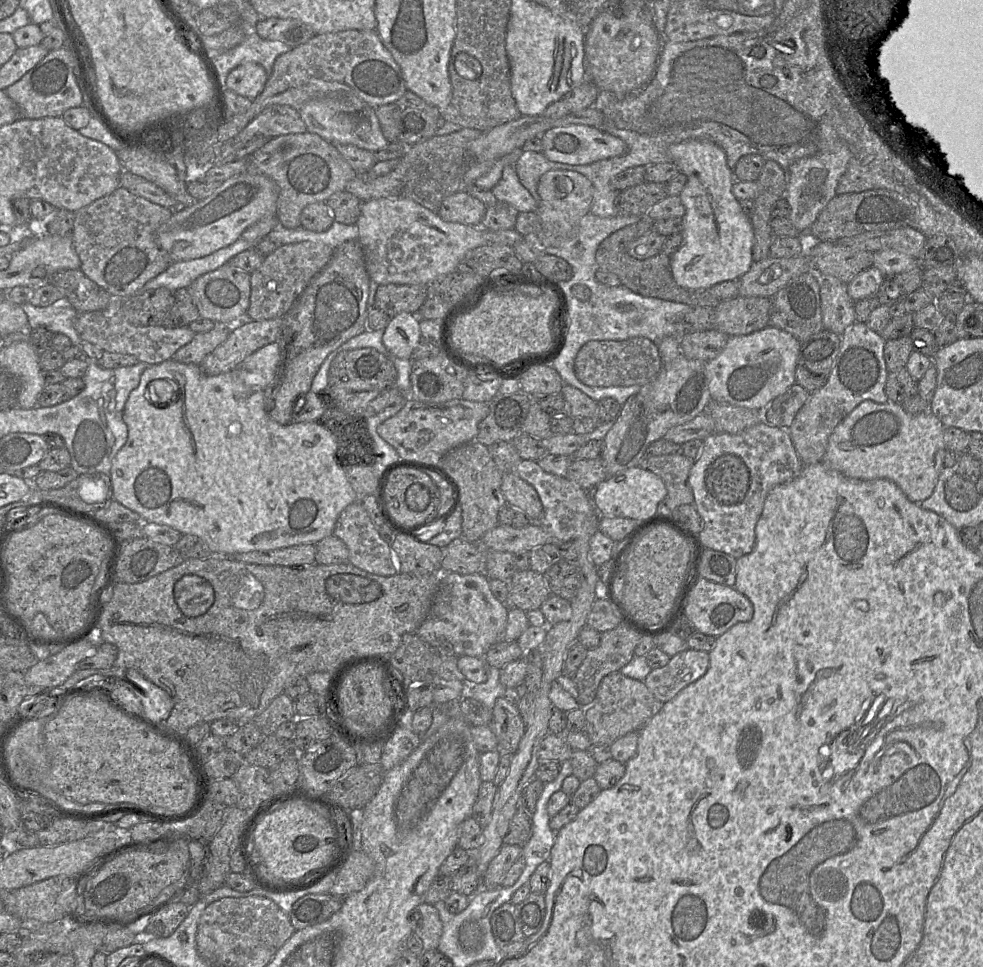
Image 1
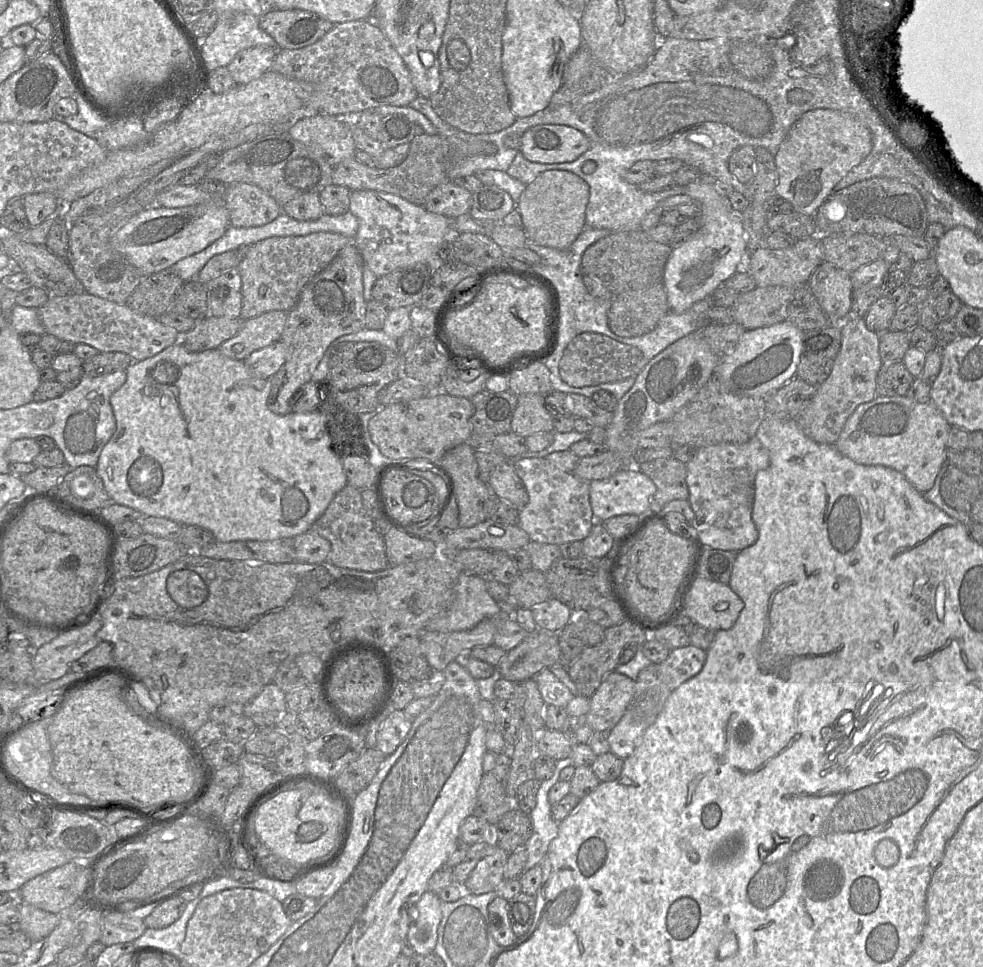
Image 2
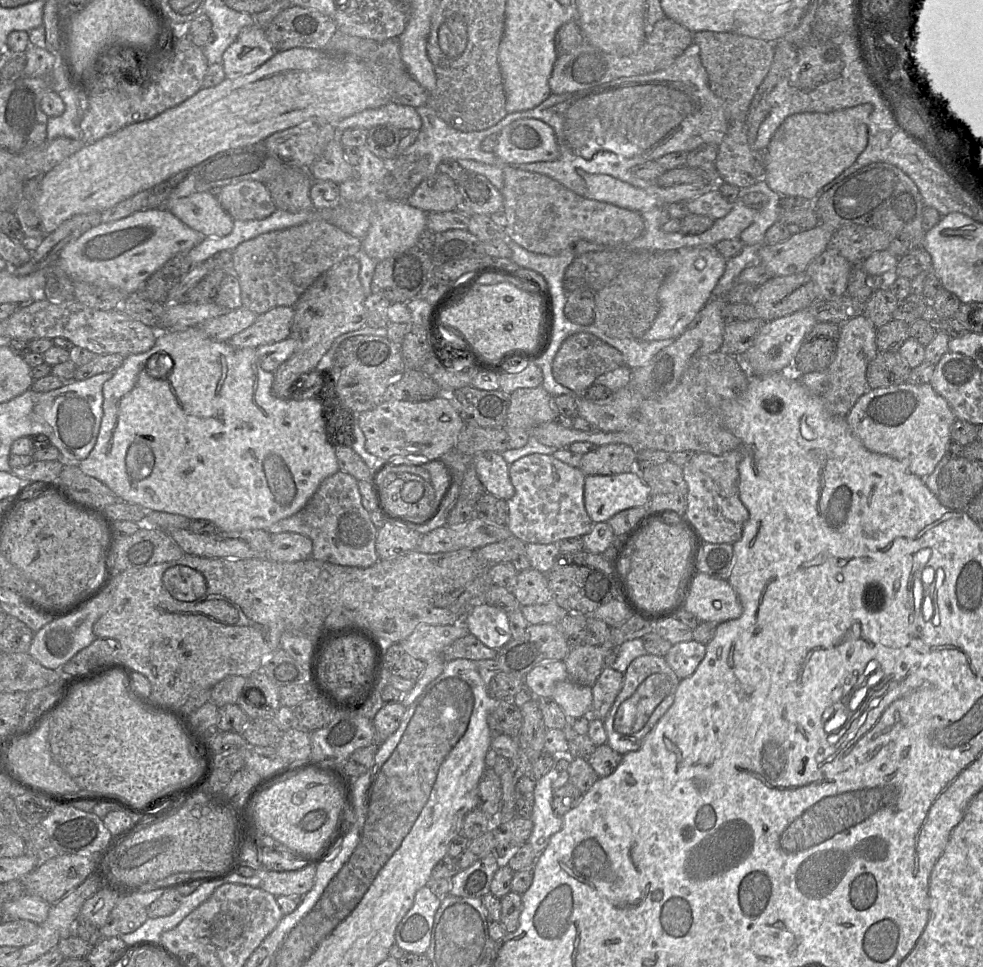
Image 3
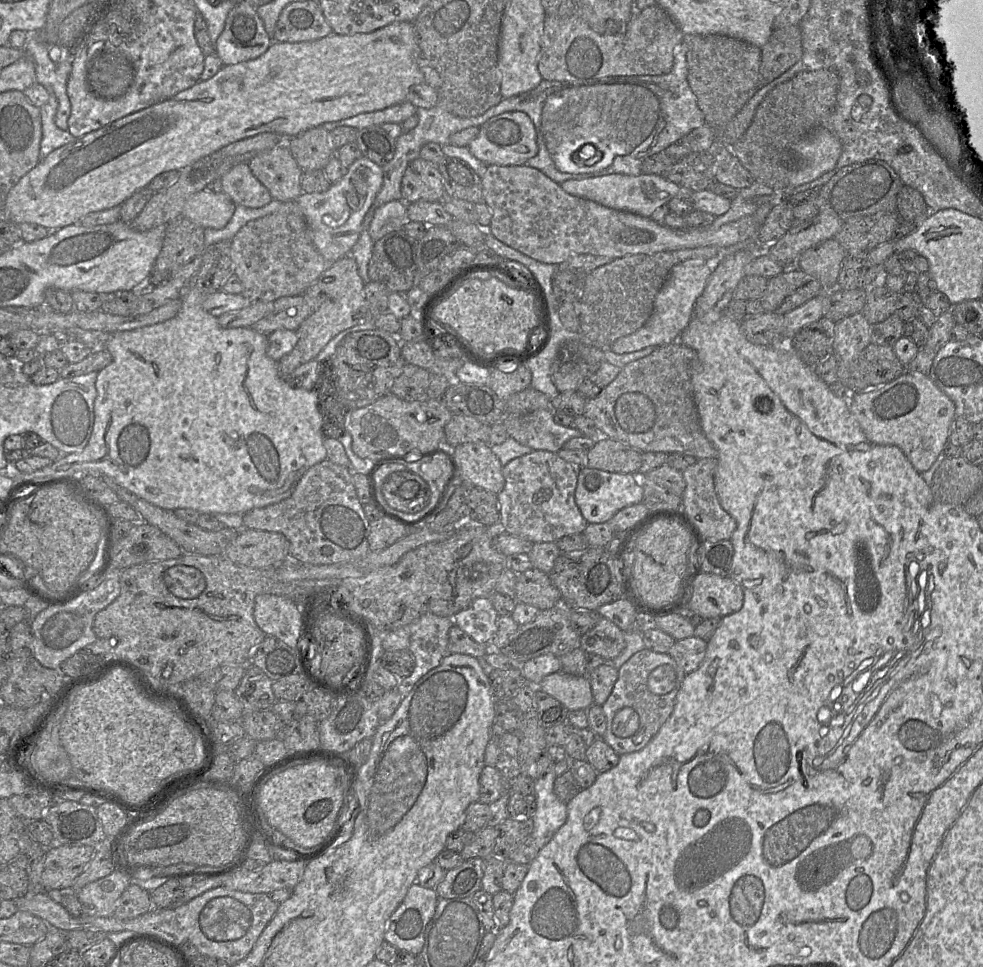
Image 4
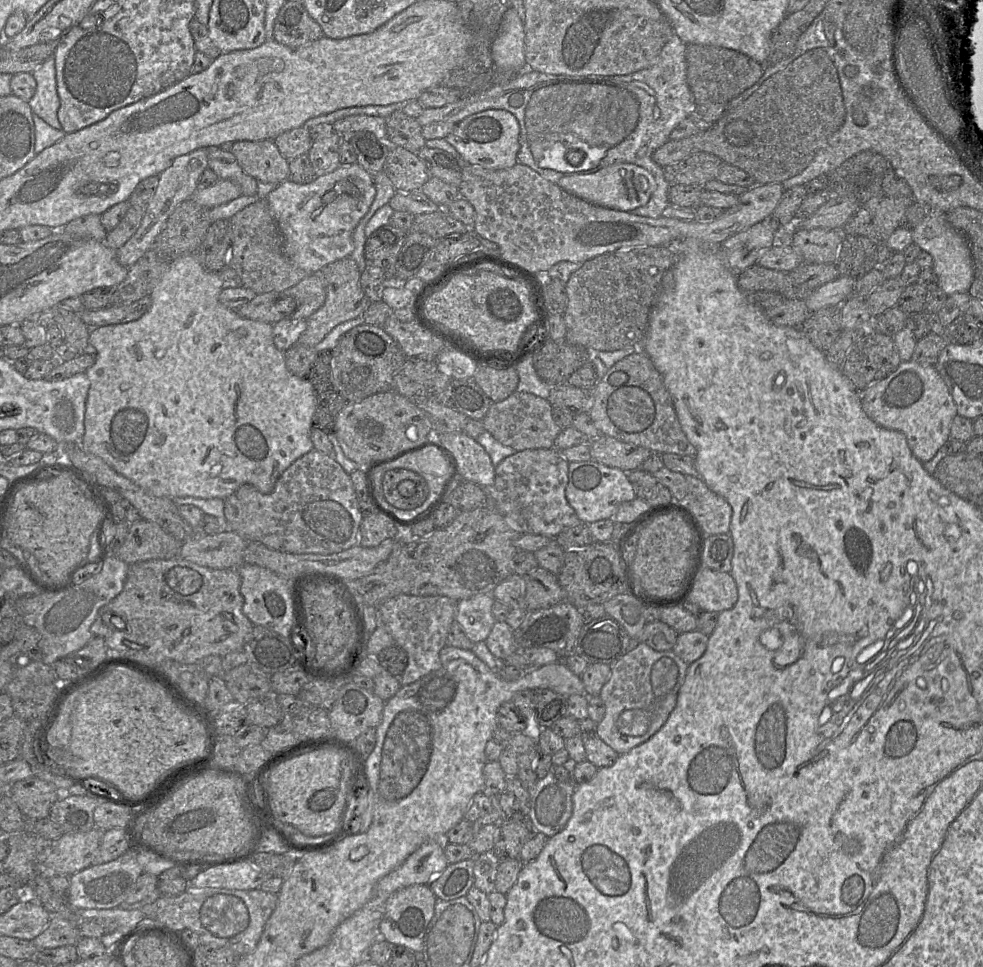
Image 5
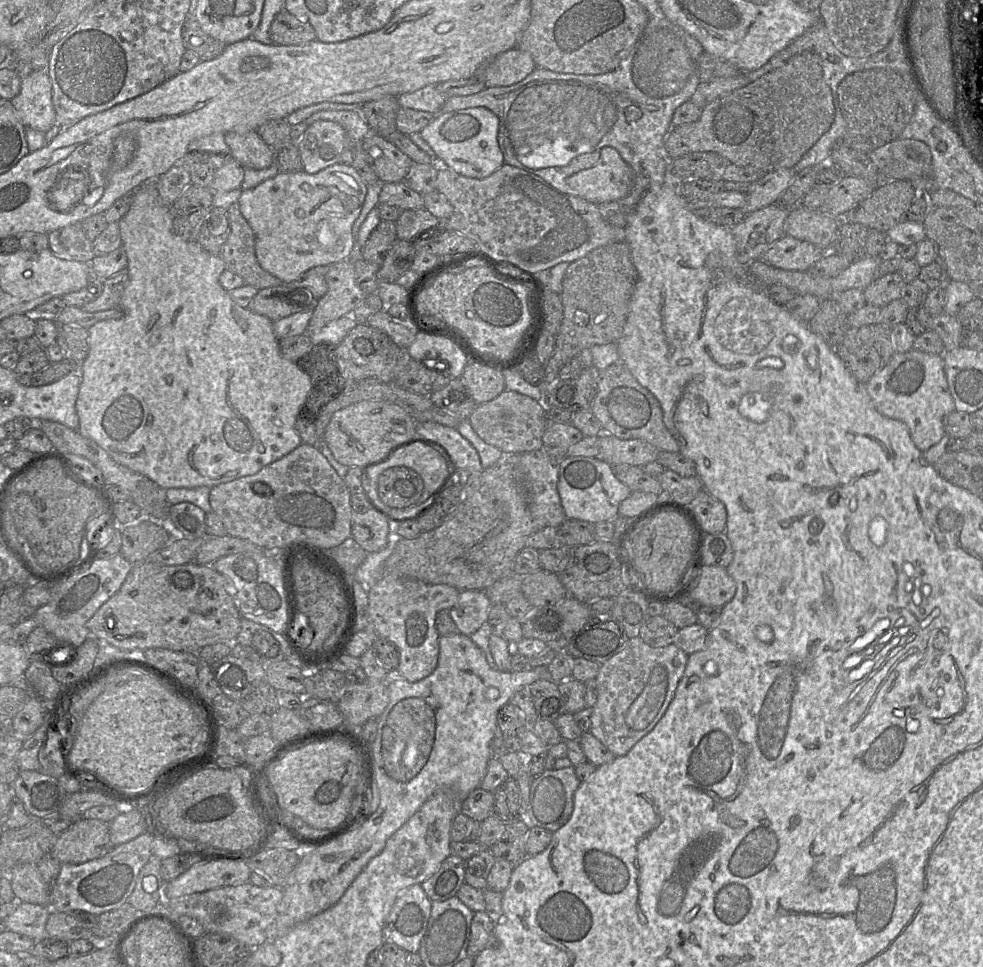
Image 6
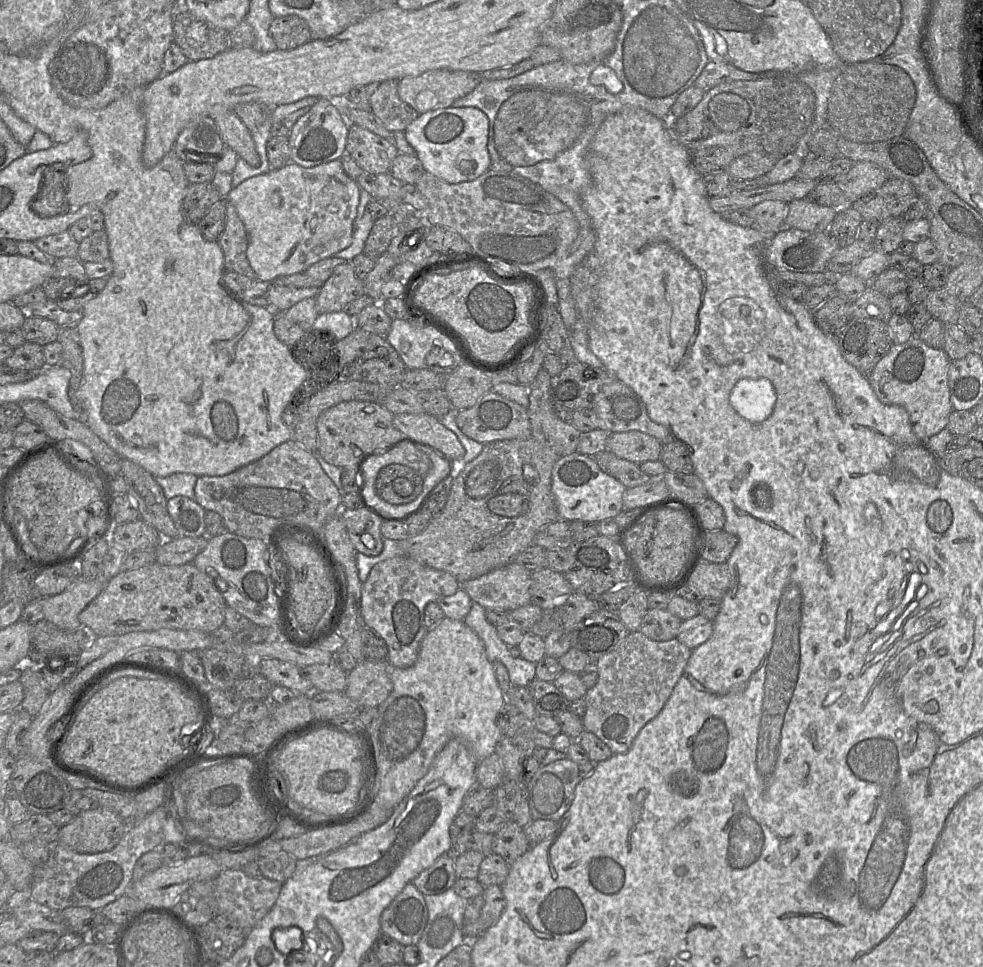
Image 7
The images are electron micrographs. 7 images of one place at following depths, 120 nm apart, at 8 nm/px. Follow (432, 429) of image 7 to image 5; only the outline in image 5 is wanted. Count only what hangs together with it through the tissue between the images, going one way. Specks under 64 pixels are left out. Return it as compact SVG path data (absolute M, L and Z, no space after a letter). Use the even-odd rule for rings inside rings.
M464 432L434 435L455 457L459 478L491 489L495 480L495 466L485 449Z

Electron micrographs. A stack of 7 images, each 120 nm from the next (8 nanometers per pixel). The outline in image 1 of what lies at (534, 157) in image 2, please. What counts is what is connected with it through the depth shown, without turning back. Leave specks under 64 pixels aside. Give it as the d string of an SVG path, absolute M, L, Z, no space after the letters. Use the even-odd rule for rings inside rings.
M581 124L548 129L542 135L542 144L542 153L547 159L571 165L591 164L599 160L620 156L627 150L627 145L621 138L601 128Z

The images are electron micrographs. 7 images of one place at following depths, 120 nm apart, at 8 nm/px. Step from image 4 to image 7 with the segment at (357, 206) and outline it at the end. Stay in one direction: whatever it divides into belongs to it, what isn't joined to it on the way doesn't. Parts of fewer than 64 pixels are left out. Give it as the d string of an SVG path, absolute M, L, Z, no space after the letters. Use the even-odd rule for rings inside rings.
M340 159L305 168L294 162L280 169L250 177L232 188L227 197L244 223L249 264L261 281L306 271L314 263L333 257L352 243L352 223L359 204L360 187L345 173Z

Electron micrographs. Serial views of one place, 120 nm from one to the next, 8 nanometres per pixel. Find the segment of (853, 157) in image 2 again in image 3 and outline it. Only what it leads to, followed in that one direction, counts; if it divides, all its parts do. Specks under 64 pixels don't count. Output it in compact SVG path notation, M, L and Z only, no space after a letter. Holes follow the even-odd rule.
M871 104L829 113L799 113L789 116L777 129L764 152L767 185L781 196L815 200L822 188L851 166L868 142Z

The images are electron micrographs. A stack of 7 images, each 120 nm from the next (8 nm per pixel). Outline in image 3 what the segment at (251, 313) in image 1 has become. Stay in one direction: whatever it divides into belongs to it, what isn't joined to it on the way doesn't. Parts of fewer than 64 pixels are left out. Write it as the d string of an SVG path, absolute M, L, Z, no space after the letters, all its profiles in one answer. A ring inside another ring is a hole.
M324 219L261 234L232 251L231 271L237 276L242 306L263 314L277 306L296 304L301 294L324 272L349 256L357 256L361 240Z

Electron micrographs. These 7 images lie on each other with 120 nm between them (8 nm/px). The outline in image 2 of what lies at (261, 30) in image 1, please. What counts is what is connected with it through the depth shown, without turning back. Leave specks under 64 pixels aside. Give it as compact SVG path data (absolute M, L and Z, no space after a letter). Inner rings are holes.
M270 9L259 18L259 26L276 41L278 50L297 50L315 43L335 25L304 10Z

